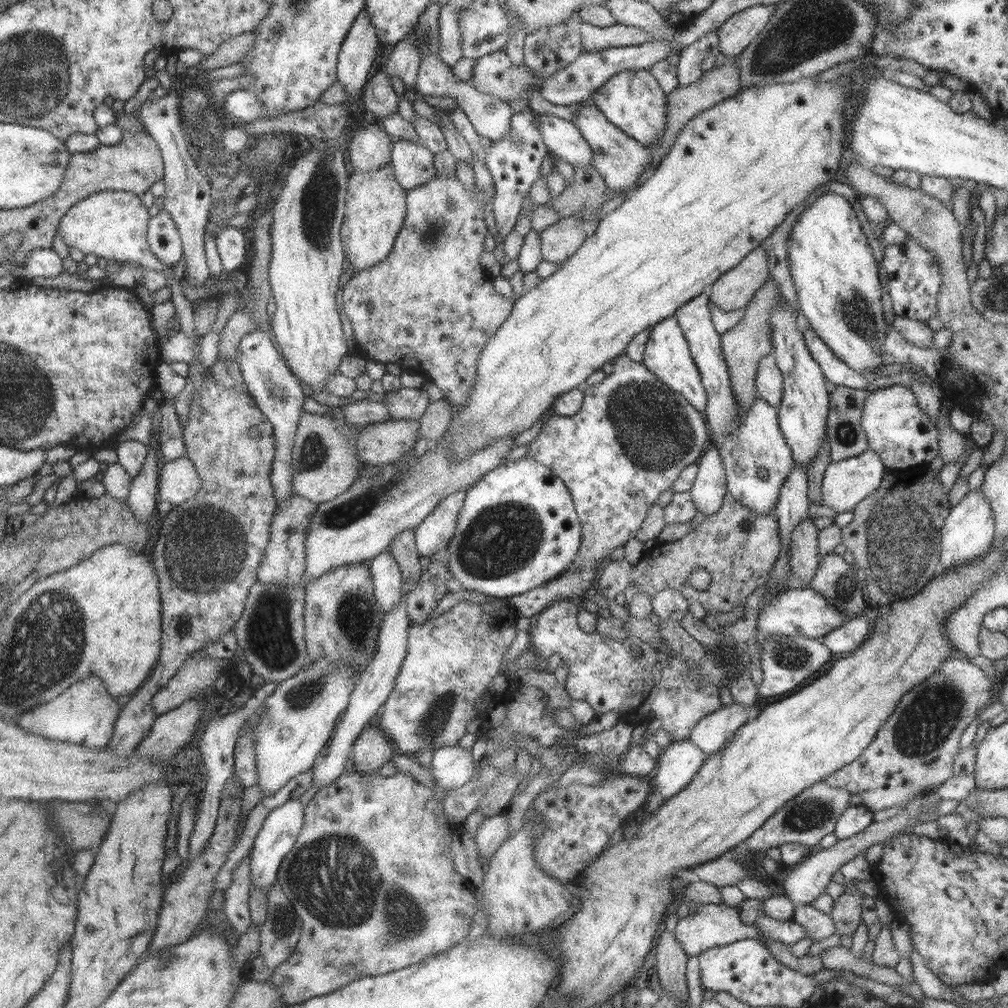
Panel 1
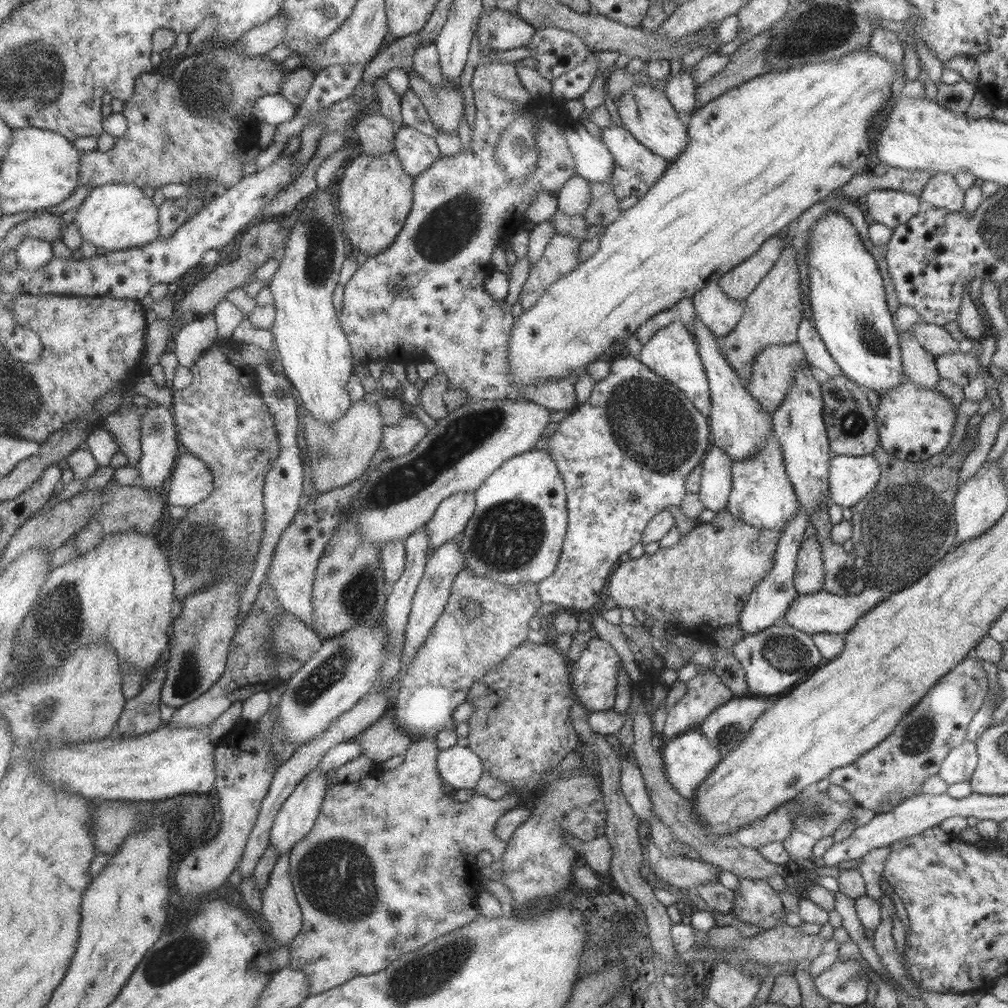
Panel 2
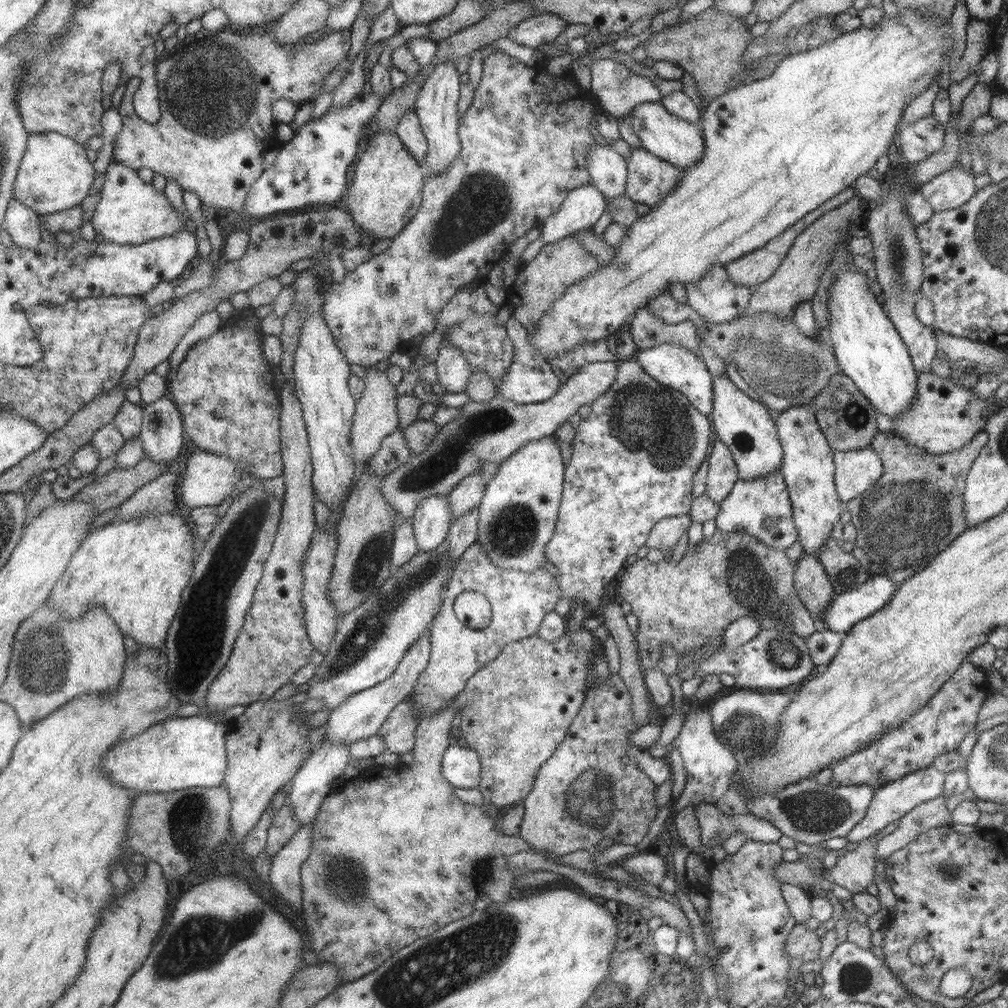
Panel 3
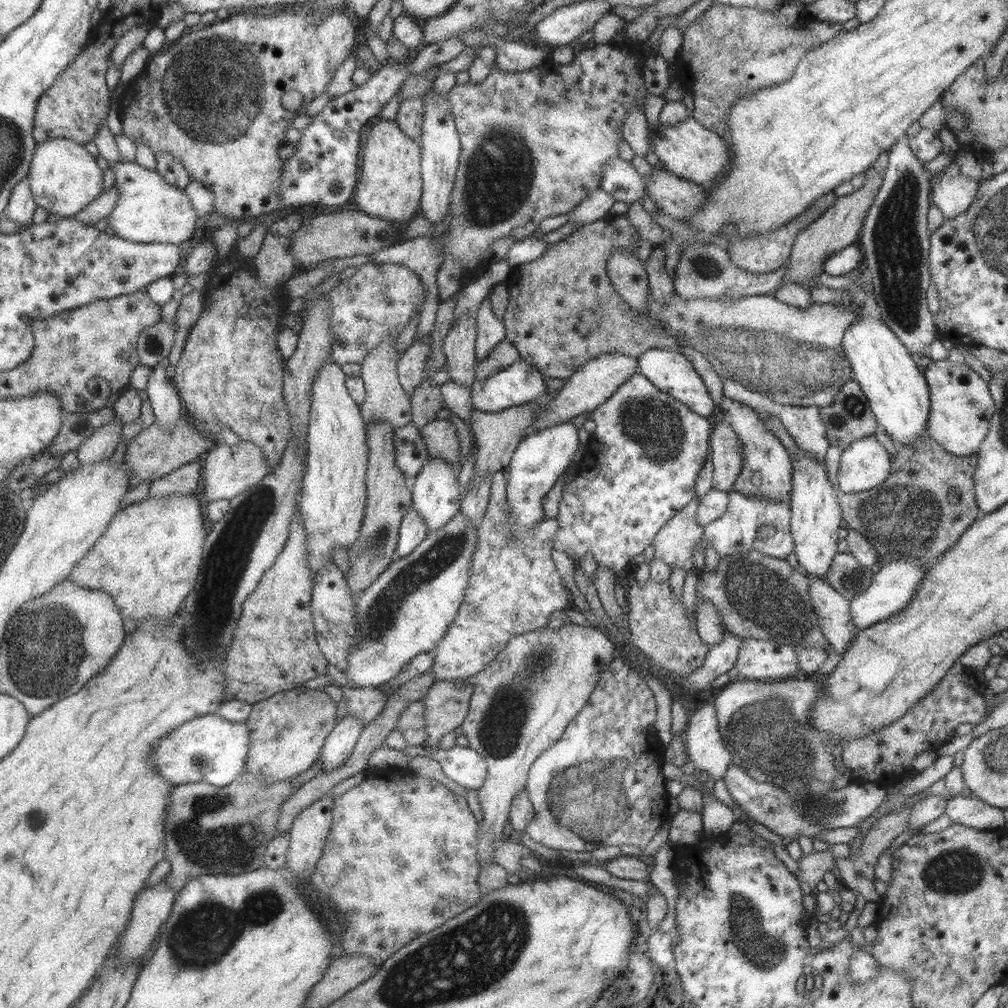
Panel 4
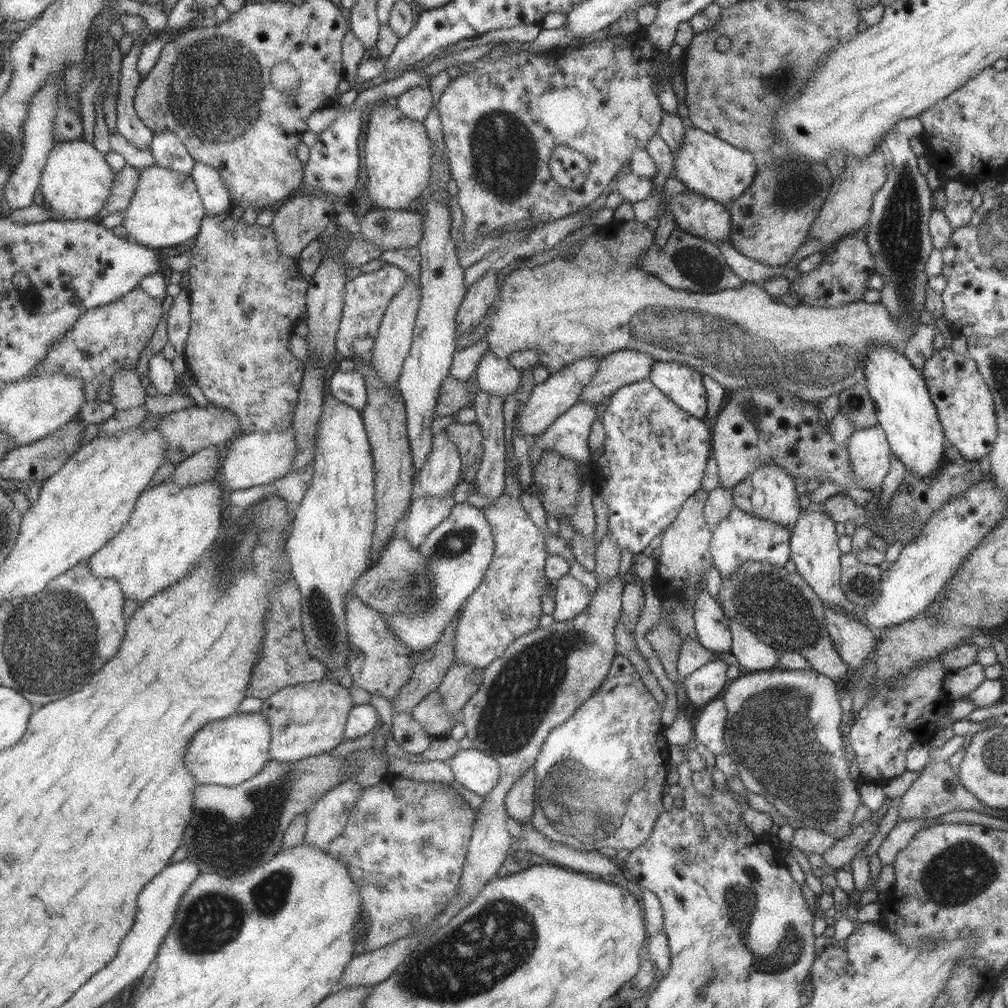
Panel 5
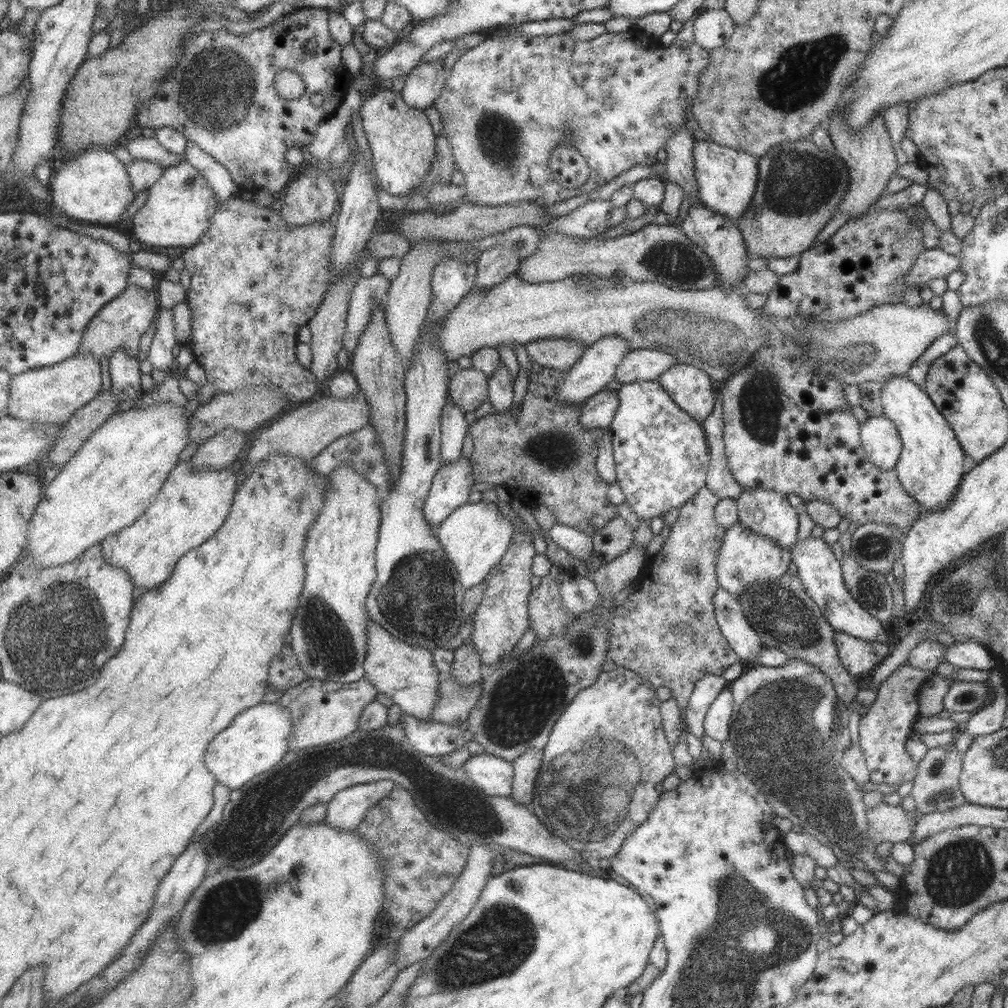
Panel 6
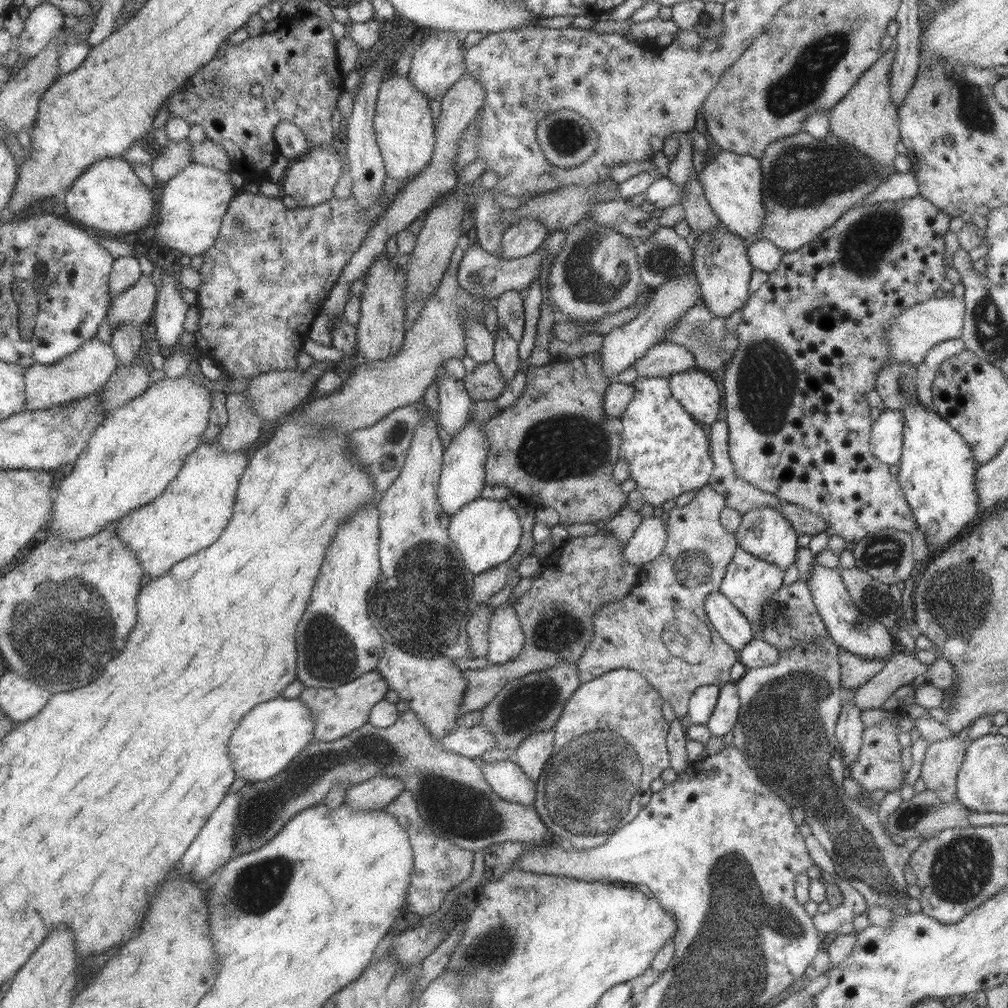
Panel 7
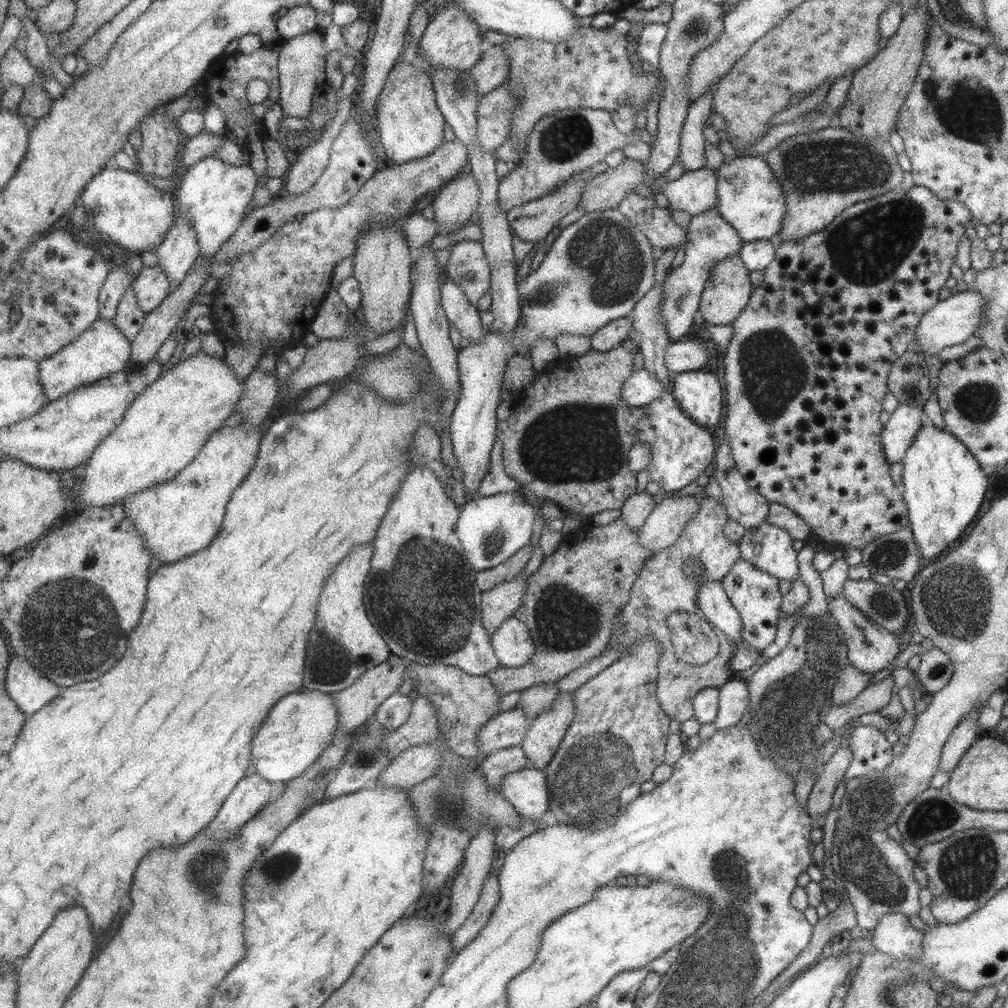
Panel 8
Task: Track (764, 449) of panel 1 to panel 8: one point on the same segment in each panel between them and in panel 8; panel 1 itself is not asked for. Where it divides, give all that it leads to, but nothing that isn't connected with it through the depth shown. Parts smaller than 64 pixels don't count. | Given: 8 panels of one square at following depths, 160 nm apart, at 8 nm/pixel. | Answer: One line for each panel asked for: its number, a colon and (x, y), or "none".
2: (761, 495)
3: (749, 502)
4: (736, 530)
5: (739, 537)
6: (744, 558)
7: (748, 582)
8: (754, 594)

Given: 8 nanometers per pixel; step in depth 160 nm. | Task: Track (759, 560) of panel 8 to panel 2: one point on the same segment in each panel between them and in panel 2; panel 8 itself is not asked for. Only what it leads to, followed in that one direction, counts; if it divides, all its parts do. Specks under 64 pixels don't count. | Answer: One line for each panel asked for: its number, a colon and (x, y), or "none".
2: (738, 425)
3: (745, 426)
4: (766, 470)
5: (768, 493)
6: (764, 512)
7: (763, 533)

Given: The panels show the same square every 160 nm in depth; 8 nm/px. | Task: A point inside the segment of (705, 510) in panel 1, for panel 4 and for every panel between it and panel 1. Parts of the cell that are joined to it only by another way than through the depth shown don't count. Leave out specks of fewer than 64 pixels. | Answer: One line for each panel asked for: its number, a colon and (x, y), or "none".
2: (715, 480)
3: (721, 474)
4: (725, 455)

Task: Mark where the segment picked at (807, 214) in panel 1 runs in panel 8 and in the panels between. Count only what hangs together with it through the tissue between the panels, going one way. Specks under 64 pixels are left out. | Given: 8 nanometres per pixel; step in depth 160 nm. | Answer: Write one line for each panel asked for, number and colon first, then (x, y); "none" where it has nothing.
2: (847, 298)
3: (867, 349)
4: (897, 393)
5: (903, 407)
6: (930, 465)
7: (936, 474)
8: (942, 484)

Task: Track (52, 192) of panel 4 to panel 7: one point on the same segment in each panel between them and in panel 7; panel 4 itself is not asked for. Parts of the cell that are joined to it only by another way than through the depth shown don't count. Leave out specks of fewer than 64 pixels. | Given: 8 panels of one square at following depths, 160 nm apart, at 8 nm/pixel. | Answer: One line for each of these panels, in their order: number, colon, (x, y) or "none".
5: (77, 182)
6: (95, 187)
7: (109, 198)

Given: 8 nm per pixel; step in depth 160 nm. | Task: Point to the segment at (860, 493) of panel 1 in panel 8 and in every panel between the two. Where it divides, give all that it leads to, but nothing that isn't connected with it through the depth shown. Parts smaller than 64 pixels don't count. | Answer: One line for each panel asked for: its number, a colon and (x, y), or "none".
2: (850, 478)
3: (855, 471)
4: (864, 464)
5: (868, 451)
6: (880, 440)
7: (885, 442)
8: (897, 435)

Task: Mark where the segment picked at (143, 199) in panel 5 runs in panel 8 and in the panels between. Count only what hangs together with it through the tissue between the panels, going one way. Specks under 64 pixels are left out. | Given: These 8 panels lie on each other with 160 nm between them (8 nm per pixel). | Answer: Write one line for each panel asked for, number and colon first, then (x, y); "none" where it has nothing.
6: (179, 210)
7: (193, 206)
8: (215, 196)

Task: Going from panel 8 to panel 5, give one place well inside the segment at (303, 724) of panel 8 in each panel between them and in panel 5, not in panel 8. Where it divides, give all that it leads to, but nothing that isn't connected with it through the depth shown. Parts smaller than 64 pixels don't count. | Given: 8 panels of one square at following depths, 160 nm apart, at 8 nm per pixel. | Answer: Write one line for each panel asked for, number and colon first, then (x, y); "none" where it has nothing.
5: (228, 752)
6: (259, 739)
7: (275, 733)

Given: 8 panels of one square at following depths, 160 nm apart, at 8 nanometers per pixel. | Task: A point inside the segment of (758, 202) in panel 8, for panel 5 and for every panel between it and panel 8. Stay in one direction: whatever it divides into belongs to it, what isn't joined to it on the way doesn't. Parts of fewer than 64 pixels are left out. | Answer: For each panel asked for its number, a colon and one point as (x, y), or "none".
5: (706, 165)
6: (726, 178)
7: (732, 183)

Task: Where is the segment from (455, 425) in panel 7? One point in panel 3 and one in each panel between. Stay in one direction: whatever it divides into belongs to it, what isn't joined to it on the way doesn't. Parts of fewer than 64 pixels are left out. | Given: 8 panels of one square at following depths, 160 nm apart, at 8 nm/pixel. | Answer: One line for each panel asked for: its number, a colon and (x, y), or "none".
3: (433, 518)
4: (437, 496)
5: (438, 478)
6: (455, 427)

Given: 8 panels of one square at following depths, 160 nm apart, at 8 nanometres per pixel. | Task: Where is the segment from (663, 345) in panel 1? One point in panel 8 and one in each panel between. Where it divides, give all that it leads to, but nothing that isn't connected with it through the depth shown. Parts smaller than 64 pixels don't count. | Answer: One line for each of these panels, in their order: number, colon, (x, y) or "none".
2: (671, 354)
3: (670, 365)
4: (670, 372)
5: (679, 382)
6: (691, 390)
7: (696, 392)
8: (698, 395)

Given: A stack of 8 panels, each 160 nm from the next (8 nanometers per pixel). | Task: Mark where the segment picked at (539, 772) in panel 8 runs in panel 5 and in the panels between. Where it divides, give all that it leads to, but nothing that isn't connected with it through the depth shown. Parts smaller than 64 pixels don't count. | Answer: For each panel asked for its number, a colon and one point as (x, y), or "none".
5: (476, 770)
6: (494, 775)
7: (506, 778)

